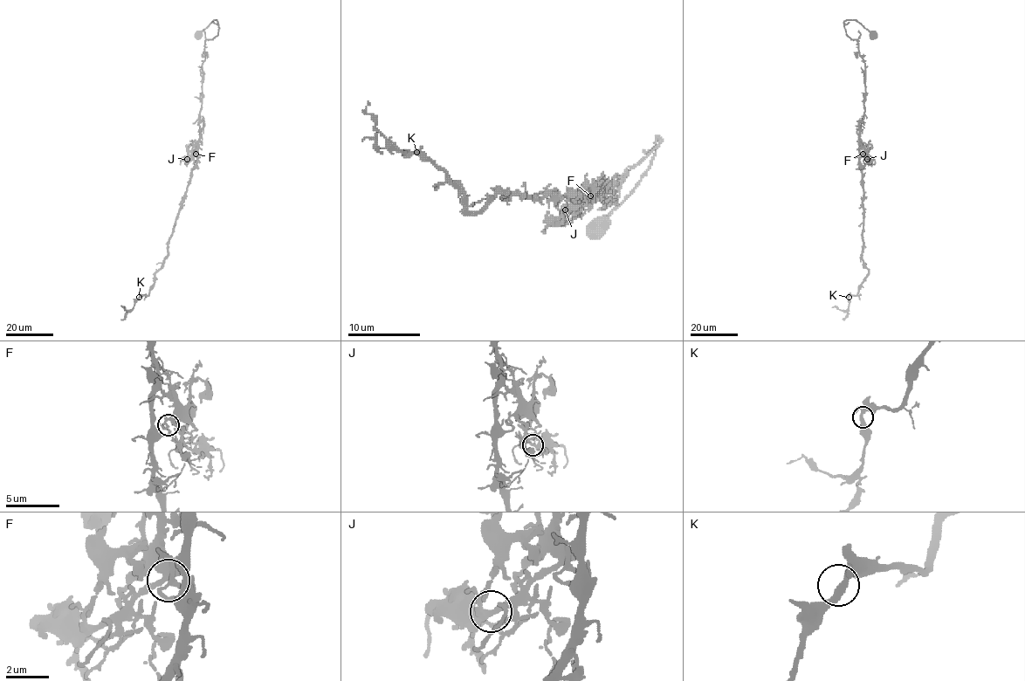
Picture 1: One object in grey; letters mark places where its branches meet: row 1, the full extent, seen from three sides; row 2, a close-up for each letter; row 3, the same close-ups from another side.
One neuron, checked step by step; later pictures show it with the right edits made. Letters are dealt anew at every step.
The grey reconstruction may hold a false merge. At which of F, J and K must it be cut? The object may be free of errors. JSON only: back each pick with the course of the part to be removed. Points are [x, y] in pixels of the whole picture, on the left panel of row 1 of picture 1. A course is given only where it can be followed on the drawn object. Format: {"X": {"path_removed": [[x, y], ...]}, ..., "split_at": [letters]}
{"F": {"path_removed": [[196, 154], [182, 159], [180, 165]]}, "split_at": ["F"]}

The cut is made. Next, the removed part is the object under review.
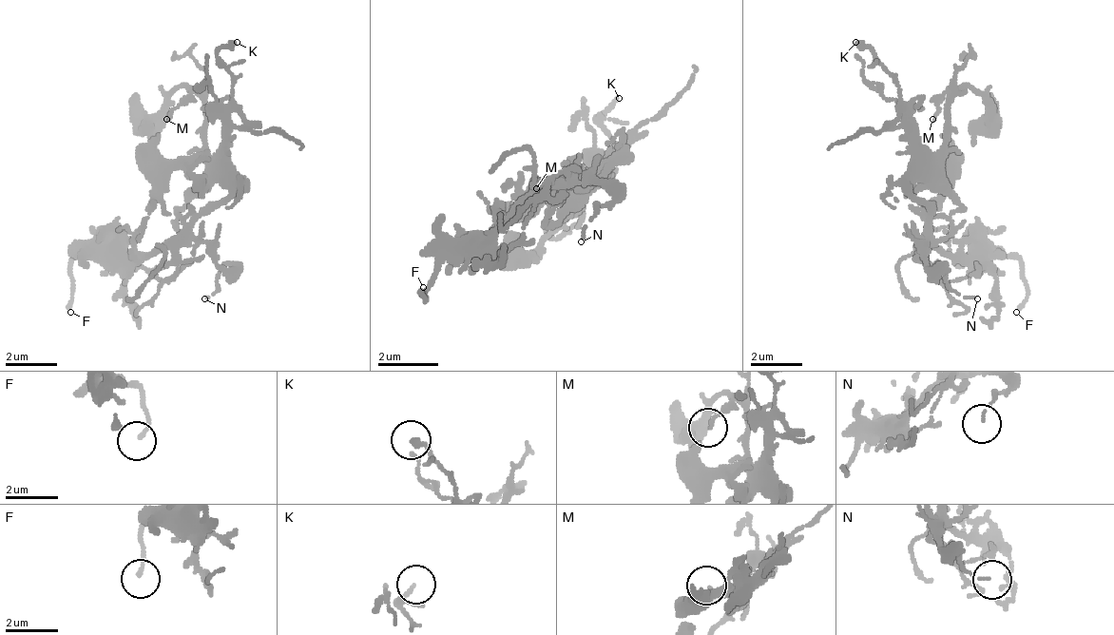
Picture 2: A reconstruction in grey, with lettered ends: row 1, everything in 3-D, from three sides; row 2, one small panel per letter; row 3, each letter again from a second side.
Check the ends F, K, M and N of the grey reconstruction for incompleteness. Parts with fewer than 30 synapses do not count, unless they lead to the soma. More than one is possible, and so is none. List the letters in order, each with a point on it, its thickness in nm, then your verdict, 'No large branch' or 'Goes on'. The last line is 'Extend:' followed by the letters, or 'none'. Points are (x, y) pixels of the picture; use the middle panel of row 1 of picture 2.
F: Place: (423, 287). Thickness 130 nm. No large branch
K: Place: (619, 98). Thickness 140 nm. No large branch
M: Place: (536, 188). Thickness 80 nm. No large branch
N: Place: (581, 241). Thickness 70 nm. No large branch
Extend: none

